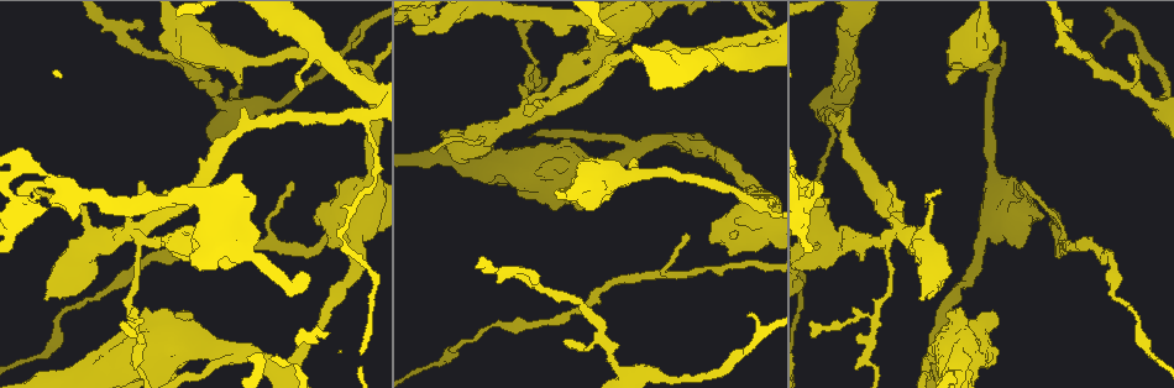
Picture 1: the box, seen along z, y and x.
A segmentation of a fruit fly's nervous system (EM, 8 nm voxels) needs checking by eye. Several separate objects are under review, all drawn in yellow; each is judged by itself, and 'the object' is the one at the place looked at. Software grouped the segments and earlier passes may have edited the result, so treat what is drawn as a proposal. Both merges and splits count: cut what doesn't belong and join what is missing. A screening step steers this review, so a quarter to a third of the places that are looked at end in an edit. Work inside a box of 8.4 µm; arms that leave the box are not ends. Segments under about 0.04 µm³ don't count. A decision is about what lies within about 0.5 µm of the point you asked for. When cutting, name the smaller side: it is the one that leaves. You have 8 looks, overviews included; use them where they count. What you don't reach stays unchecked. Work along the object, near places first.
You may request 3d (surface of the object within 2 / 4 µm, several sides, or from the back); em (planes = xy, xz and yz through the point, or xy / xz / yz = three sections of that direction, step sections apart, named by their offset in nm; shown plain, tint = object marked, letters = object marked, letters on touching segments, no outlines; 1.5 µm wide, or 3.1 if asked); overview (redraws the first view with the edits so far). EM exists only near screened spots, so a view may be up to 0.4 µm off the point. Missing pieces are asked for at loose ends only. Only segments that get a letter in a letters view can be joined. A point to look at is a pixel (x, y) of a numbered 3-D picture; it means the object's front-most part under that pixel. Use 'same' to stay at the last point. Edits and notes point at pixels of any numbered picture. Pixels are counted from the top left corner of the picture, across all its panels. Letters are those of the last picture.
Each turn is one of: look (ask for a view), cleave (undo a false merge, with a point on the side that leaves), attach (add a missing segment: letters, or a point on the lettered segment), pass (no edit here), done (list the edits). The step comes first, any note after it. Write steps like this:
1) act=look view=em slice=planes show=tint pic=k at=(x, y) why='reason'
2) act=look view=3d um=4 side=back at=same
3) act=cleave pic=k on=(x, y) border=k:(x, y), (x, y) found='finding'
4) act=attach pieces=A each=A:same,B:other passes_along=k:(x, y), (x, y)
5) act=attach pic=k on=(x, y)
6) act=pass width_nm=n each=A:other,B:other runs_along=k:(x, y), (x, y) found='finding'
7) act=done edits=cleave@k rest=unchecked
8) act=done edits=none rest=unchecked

act=look view=em um=3.1 slice=planes show=plain pic=1 at=(330, 247) why='branch stops here'

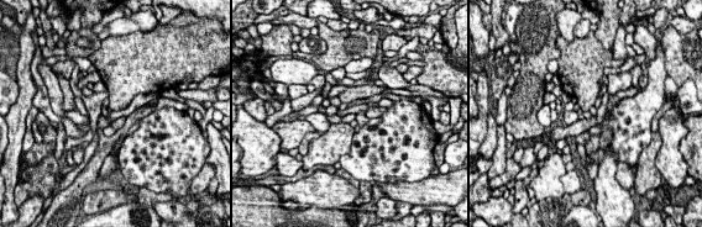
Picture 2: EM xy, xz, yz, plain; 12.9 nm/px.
act=look view=em um=3.1 slice=planes show=letters at=same why='what lies round it'

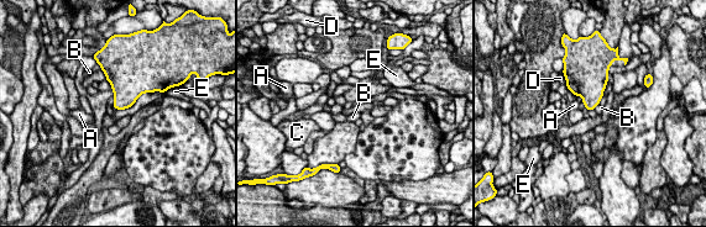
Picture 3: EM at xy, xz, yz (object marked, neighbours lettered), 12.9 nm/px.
act=pass each=A:other,B:other,C:other,D:other,E:other border=3:(599, 104), (594, 109) found='none of them fits'

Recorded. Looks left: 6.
act=look view=em slice=planes show=letters pic=1 at=(135, 338) why='tapers out'

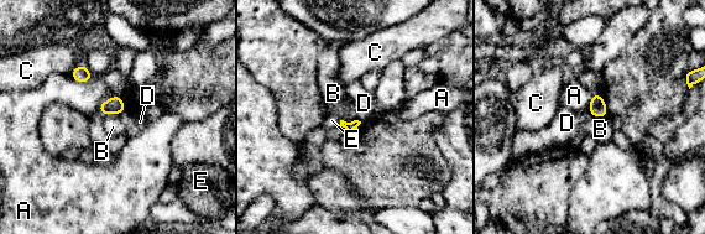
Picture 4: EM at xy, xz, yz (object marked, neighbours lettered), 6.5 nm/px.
act=pass each=A:other,B:other,C:other,D:other,E:other border=4:(341, 119), (346, 121), (356, 120) found='none of them fits'

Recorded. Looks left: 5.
act=look view=em slice=yz step=4 show=tint pic=1 at=(1131, 53) why='an open end'

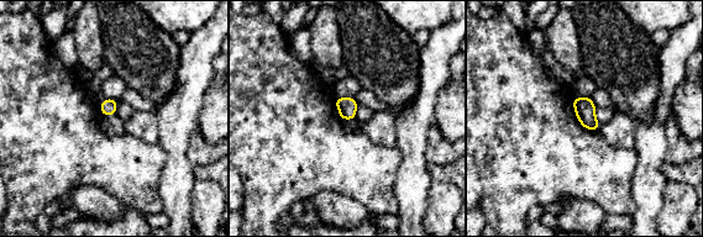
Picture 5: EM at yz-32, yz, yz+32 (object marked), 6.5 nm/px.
act=look view=em slice=planes show=letters at=same

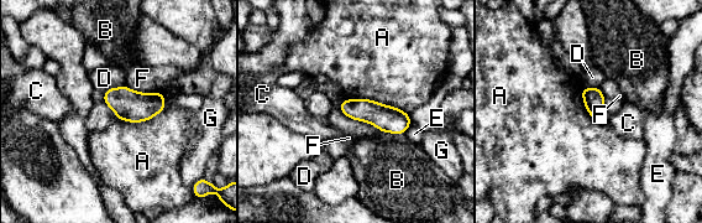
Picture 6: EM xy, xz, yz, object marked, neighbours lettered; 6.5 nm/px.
act=pass longest_contact=A:420nm each=A:other,B:other,C:other,D:other,E:other,F:other,G:other found='none of them fits'

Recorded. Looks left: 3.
act=done edits=none rest=unchecked

